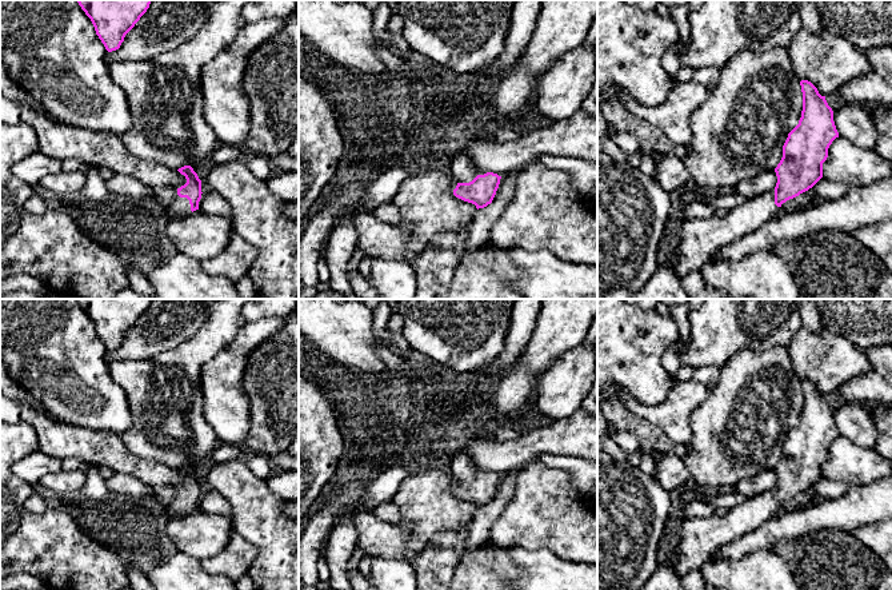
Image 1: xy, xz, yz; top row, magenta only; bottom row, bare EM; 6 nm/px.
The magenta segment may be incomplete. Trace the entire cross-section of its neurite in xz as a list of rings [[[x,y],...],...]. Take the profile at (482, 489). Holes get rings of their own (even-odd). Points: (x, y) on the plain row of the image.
[[[459,442],[449,455],[451,474],[457,481],[453,494],[475,503],[477,509],[484,507],[492,502],[501,475],[477,469],[461,447]]]

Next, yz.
[[[801,379],[803,410],[799,423],[788,432],[783,445],[783,457],[775,467],[777,482],[771,490],[745,498],[745,501],[732,509],[724,517],[688,518],[681,525],[681,534],[675,546],[676,562],[671,566],[679,578],[687,573],[700,569],[705,559],[720,546],[743,537],[760,527],[767,521],[776,517],[781,503],[789,498],[812,487],[823,477],[823,462],[828,457],[828,447],[839,436],[833,420],[833,410],[828,404],[825,395],[808,379]]]

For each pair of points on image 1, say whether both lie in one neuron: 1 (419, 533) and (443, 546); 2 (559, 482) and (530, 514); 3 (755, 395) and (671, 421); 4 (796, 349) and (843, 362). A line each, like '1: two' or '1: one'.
1: two
2: one
3: two
4: one

